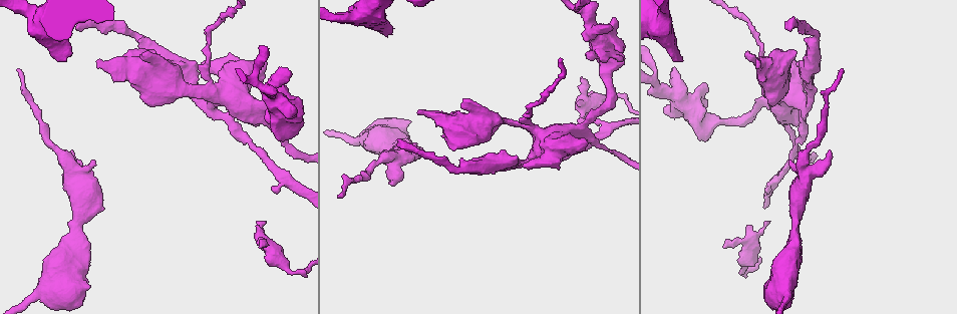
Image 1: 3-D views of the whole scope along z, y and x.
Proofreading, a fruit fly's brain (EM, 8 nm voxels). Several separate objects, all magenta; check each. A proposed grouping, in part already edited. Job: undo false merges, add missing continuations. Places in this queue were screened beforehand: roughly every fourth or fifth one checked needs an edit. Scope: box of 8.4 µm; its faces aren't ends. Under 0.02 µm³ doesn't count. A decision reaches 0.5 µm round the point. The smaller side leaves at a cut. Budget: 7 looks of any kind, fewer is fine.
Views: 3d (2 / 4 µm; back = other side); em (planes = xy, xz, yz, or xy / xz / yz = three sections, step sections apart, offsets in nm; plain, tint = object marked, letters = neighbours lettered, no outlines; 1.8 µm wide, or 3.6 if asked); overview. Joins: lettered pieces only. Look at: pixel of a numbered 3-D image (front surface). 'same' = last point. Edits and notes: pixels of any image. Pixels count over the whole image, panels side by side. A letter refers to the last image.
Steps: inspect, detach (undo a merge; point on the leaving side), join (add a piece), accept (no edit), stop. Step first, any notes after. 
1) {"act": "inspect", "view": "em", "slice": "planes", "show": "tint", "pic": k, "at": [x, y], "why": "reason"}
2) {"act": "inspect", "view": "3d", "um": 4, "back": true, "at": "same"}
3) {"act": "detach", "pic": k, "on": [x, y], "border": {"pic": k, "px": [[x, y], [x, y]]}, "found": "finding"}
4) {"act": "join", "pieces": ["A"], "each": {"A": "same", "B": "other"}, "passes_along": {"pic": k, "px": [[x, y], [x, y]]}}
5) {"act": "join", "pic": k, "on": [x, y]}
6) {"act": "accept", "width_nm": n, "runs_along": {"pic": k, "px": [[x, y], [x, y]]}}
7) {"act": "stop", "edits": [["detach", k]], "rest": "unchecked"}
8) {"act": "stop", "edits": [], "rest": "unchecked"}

{"act": "inspect", "view": "em", "um": 3.6, "slice": "planes", "show": "letters", "pic": 1, "at": [230, 104], "why": "abrupt turn"}

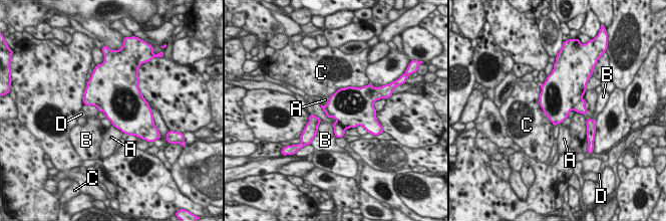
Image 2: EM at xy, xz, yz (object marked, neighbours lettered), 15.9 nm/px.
{"act": "detach", "pic": 2, "on": [580, 107], "each": {"A": "other", "B": "other", "C": "other", "D": "other"}, "border": {"pic": 2, "px": [[581, 98], [572, 108]]}, "found": "a second neuron is stuck on"}

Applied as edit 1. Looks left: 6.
{"act": "inspect", "view": "overview", "why": "see it whole again"}

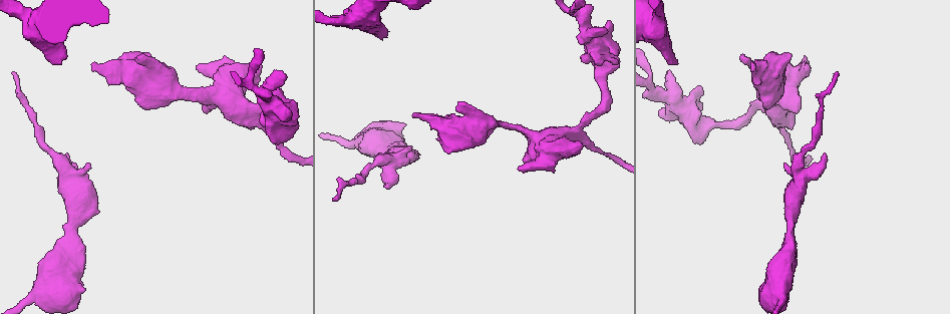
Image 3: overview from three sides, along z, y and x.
{"act": "inspect", "view": "em", "slice": "xy", "step": 8, "show": "letters", "pic": 3, "at": [608, 20], "why": "thick end"}

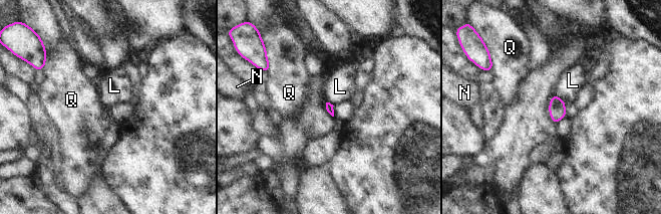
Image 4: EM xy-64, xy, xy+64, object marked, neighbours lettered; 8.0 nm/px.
{"act": "accept", "each": {"L": "other", "N": "other", "Q": "other"}, "found": "none of them fits"}

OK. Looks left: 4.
{"act": "inspect", "view": "em", "slice": "planes", "show": "letters", "pic": 3, "at": [59, 62], "why": "free end"}

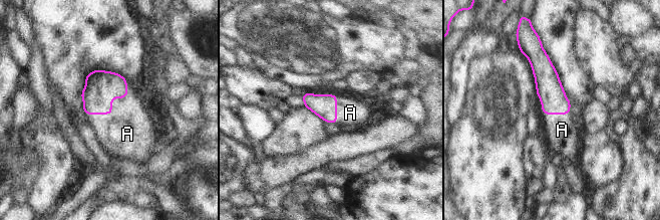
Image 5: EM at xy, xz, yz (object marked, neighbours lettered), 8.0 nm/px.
{"act": "join", "pieces": ["A"], "each": {"A": "same"}, "passes_along": {"pic": 5, "px": [[101, 86], [111, 105], [126, 133]]}, "found": "it goes on there"}

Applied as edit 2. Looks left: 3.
{"act": "stop", "edits": [["detach", 2], ["join", 5]], "rest": "unchecked"}

